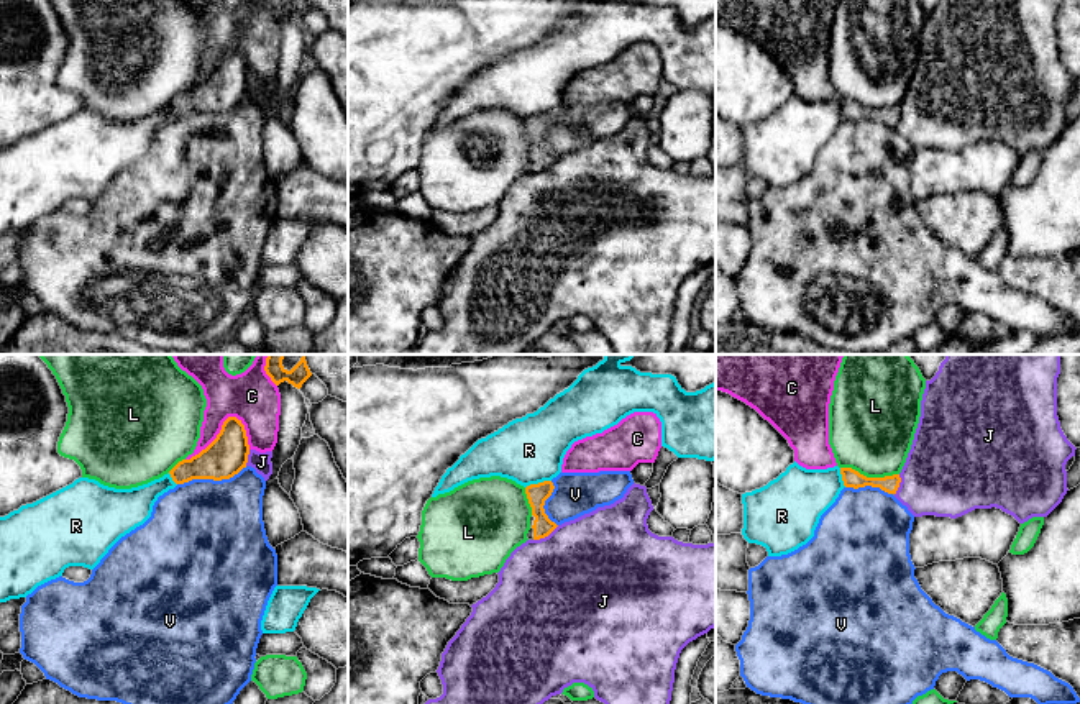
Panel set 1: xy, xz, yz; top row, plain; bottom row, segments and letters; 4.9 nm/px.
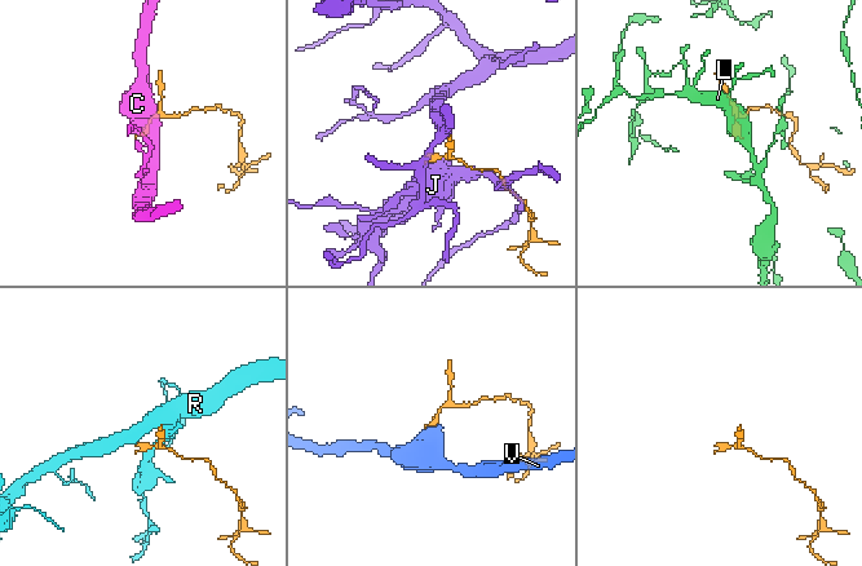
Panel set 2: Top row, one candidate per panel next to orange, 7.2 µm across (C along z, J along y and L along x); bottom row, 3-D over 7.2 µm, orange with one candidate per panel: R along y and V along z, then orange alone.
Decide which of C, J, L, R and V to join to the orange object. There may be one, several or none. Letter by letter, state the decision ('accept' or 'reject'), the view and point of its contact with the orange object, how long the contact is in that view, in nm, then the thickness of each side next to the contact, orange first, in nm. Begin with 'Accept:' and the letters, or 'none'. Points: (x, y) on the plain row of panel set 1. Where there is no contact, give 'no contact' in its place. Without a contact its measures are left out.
Accept: none
C: reject; contact xy (219, 66); length 340 nm; calibres 200 and 240 nm
J: reject; contact xz (545, 168); length 150 nm; calibres 100 and 480 nm
L: reject; contact yz (870, 110); length 300 nm; calibres 90 and 420 nm
R: reject; contact xz (539, 115); length 130 nm; calibres 100 and 320 nm
V: reject; contact xy (212, 110); length 360 nm; calibres 200 and 480 nm

